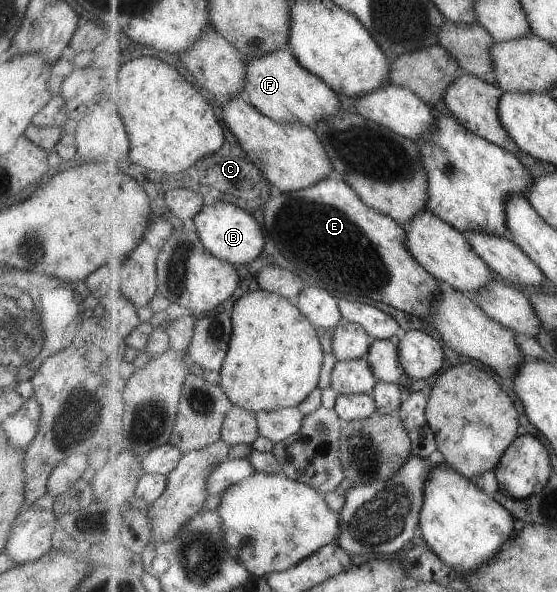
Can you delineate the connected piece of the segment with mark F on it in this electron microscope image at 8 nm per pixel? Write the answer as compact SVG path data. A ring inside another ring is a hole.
M280 49L263 57L245 57L247 64L247 83L245 97L262 114L281 123L301 122L306 126L317 128L317 123L335 117L342 111L338 93L317 74L303 67L292 54Z

